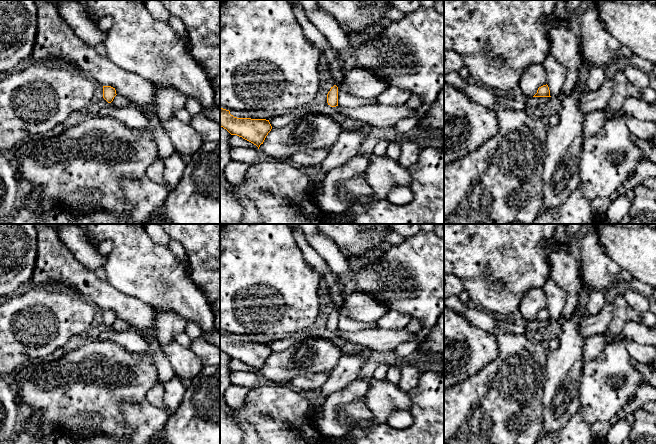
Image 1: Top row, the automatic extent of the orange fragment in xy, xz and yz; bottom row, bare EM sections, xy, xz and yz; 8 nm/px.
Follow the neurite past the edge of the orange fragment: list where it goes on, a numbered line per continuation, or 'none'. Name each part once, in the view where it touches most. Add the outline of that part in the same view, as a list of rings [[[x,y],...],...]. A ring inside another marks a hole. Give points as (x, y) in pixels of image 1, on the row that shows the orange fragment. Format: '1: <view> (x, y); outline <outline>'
none

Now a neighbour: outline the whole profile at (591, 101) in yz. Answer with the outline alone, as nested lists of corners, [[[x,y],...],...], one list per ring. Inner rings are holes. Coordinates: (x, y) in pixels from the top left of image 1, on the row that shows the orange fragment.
[[[606,80],[597,91],[586,90],[580,99],[581,111],[585,114],[604,111],[611,99],[613,80]]]

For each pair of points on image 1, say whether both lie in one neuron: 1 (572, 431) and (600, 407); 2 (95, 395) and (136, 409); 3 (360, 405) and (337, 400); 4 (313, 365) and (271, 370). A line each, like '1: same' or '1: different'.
1: different
2: different
3: different
4: same

